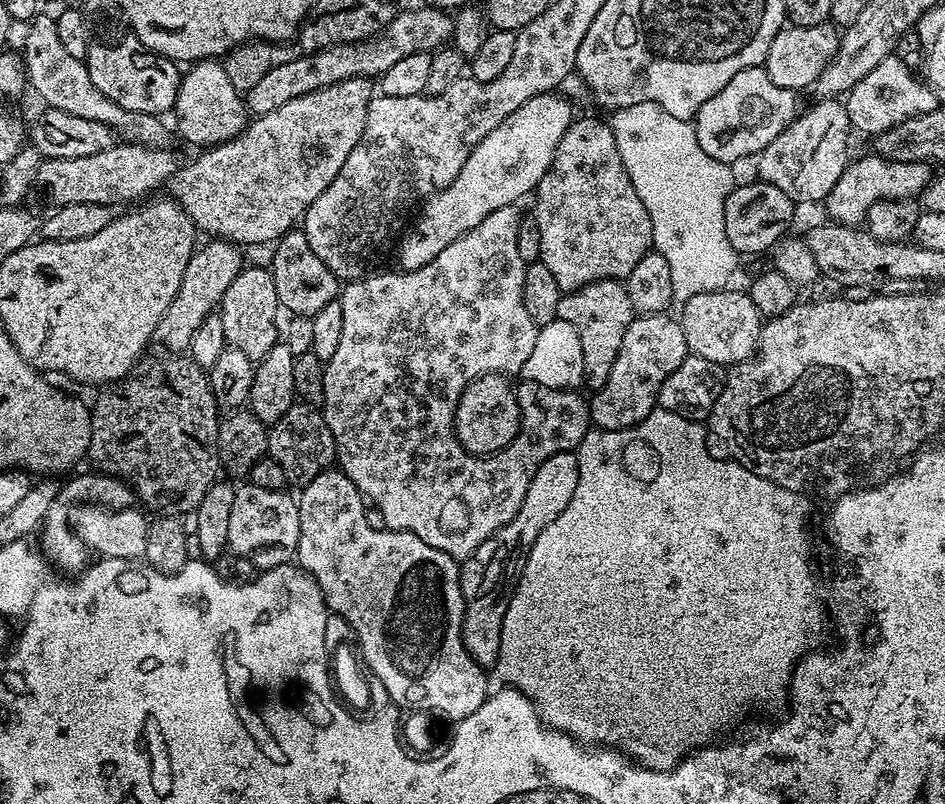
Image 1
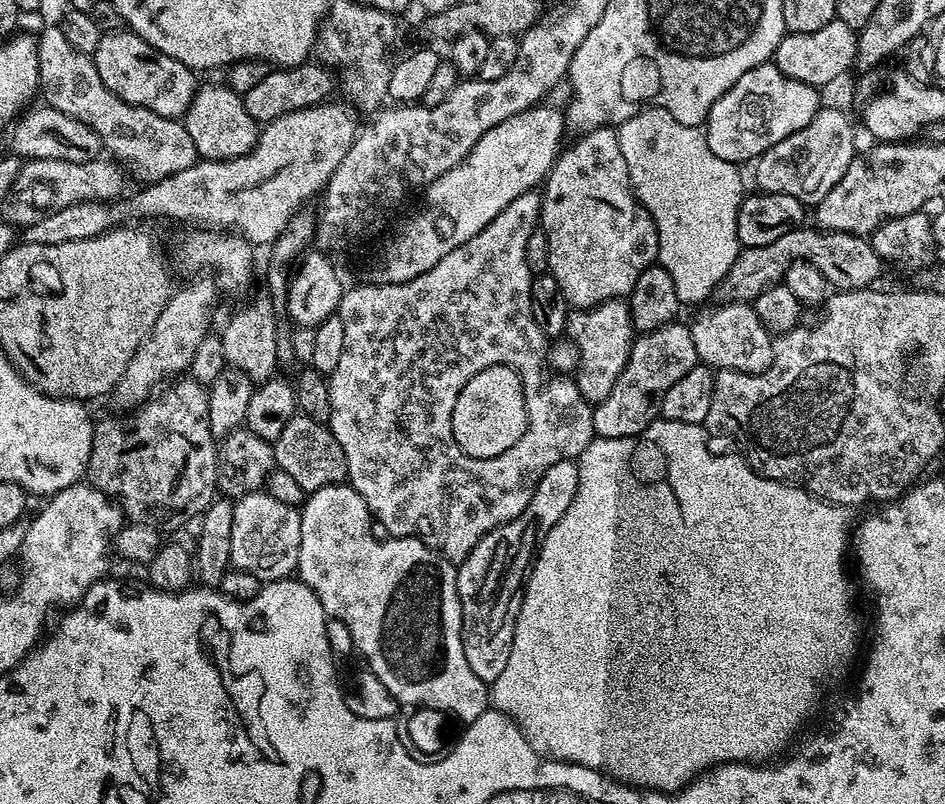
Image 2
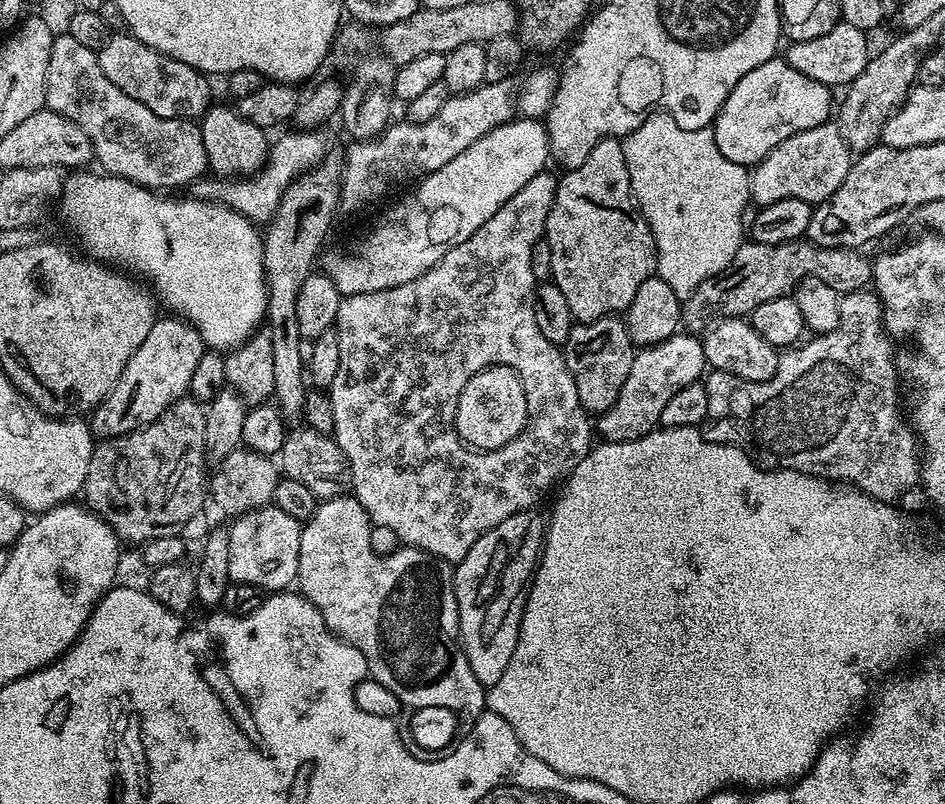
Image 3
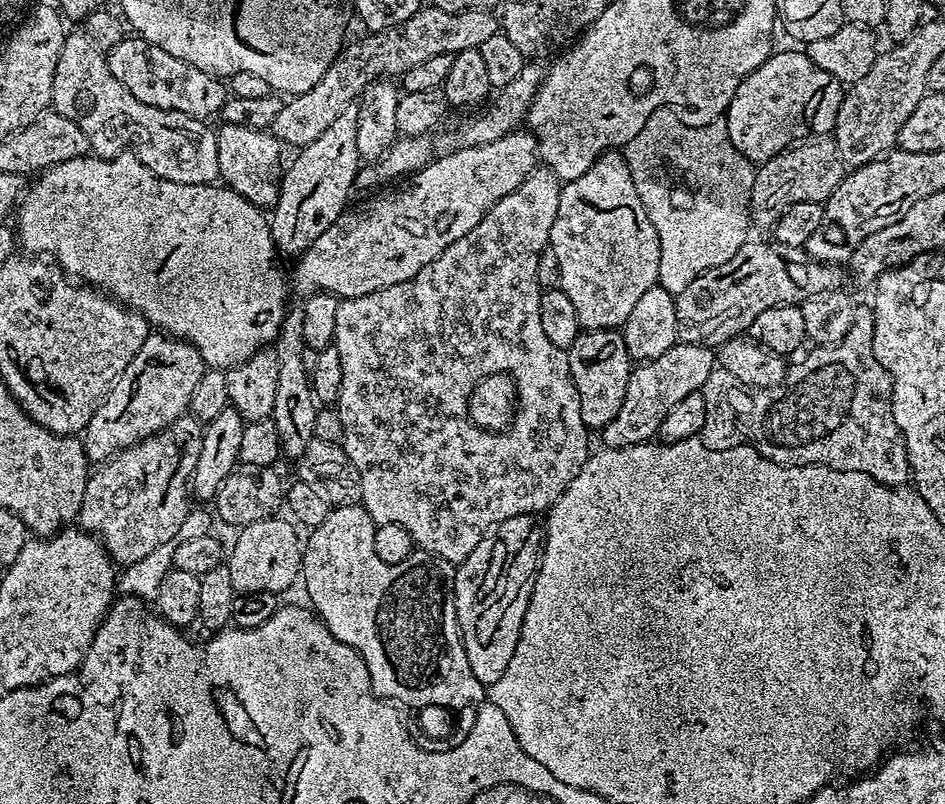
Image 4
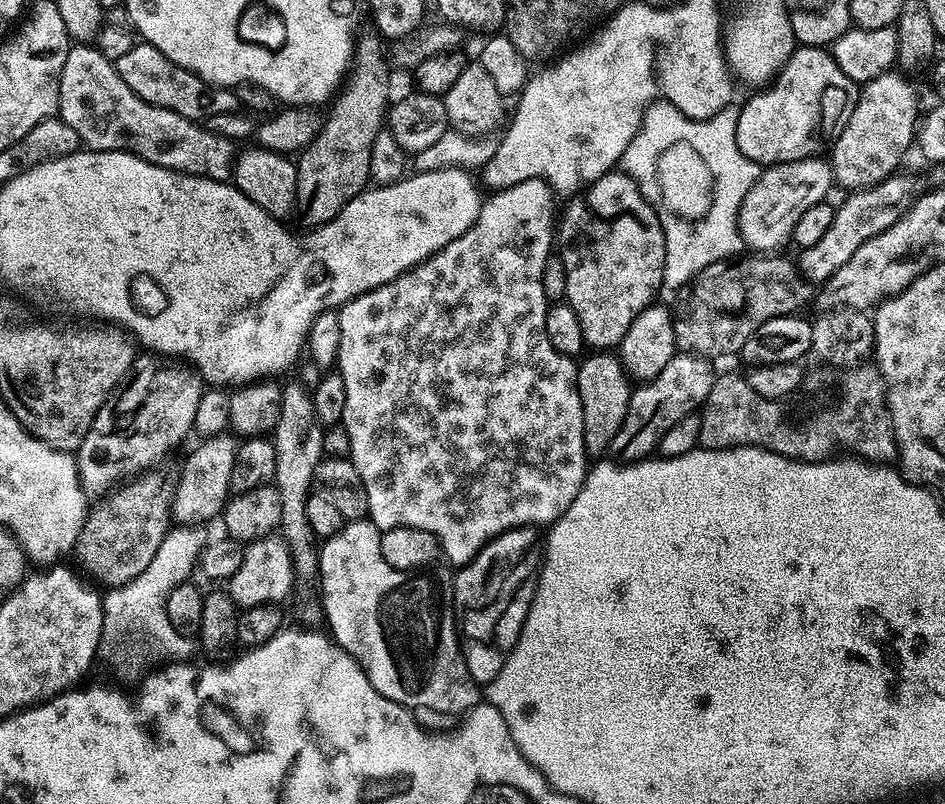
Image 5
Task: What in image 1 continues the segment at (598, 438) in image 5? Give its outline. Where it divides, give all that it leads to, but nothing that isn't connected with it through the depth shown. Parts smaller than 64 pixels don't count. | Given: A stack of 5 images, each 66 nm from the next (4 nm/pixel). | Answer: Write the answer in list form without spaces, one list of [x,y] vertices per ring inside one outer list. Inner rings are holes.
[[[599,280],[573,292],[563,293],[558,302],[556,318],[570,322],[581,338],[587,387],[590,386],[592,390],[601,388],[606,378],[610,378],[610,368],[622,350],[622,334],[626,334],[626,326],[630,326],[634,318],[627,287],[618,280]]]

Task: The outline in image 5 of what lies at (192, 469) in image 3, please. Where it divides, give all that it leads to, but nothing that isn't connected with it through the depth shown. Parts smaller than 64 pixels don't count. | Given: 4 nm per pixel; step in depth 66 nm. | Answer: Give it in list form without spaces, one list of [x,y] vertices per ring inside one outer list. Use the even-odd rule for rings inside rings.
[[[153,466],[125,479],[89,507],[76,539],[74,557],[97,585],[104,584],[105,589],[117,588],[138,578],[138,574],[150,566],[158,546],[162,546],[162,538],[166,538],[168,529],[173,527],[172,499],[178,472],[175,467],[164,467]]]

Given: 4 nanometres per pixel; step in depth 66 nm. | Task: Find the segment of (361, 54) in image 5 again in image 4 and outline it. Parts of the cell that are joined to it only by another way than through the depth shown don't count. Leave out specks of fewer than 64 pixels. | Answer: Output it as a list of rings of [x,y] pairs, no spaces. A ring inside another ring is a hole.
[[[355,107],[347,108],[338,119],[318,138],[306,147],[299,149],[292,160],[292,168],[285,167],[280,177],[280,194],[278,202],[270,209],[270,223],[272,226],[272,241],[277,253],[281,257],[292,256],[299,258],[307,248],[314,246],[334,222],[349,207],[348,199],[352,196],[352,187],[358,184],[358,177],[362,167],[362,155],[358,150],[359,114]]]

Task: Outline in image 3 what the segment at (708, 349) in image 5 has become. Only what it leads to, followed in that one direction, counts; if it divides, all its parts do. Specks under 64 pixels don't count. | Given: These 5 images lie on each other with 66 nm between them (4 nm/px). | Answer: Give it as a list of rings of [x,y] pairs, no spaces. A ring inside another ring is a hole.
[[[801,238],[799,240],[791,240],[788,244],[758,244],[755,242],[745,242],[740,245],[738,254],[734,254],[734,258],[730,262],[730,266],[726,272],[720,272],[714,278],[706,278],[706,282],[702,282],[694,291],[686,297],[682,304],[682,324],[689,333],[700,334],[705,331],[709,326],[716,324],[717,321],[734,319],[736,317],[748,318],[751,317],[753,310],[758,306],[762,306],[764,302],[770,302],[772,298],[778,298],[779,296],[787,296],[789,293],[795,289],[796,285],[800,283],[801,280],[807,278],[818,278],[822,282],[831,284],[834,291],[847,294],[849,292],[859,292],[861,290],[867,289],[869,285],[873,283],[872,278],[872,265],[873,261],[871,259],[867,260],[864,257],[865,253],[863,251],[857,250],[855,248],[820,248],[817,244],[809,242],[807,239]]]

